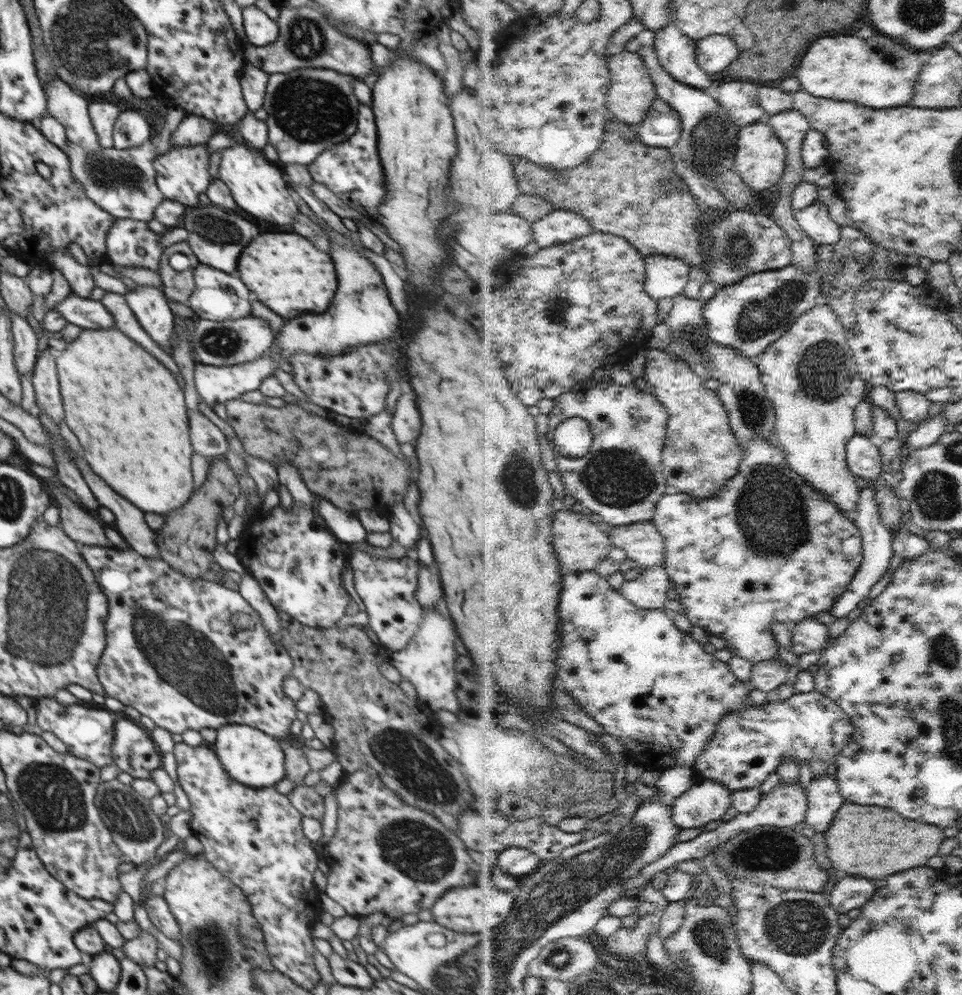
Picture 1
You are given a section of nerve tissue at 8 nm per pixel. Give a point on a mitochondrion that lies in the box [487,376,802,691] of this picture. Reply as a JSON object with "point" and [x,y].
{"point":[617,479]}

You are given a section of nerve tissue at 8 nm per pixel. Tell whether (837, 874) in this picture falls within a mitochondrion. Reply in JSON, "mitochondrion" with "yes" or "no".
{"mitochondrion":"no"}

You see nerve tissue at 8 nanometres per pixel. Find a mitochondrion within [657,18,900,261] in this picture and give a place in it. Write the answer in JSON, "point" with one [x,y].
{"point":[711,142]}

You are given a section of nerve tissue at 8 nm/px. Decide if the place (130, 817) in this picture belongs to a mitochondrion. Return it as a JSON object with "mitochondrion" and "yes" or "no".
{"mitochondrion":"yes"}

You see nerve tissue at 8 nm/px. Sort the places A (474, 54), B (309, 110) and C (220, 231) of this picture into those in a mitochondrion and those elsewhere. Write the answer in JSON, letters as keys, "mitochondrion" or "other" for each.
{"A":"other","B":"mitochondrion","C":"mitochondrion"}

